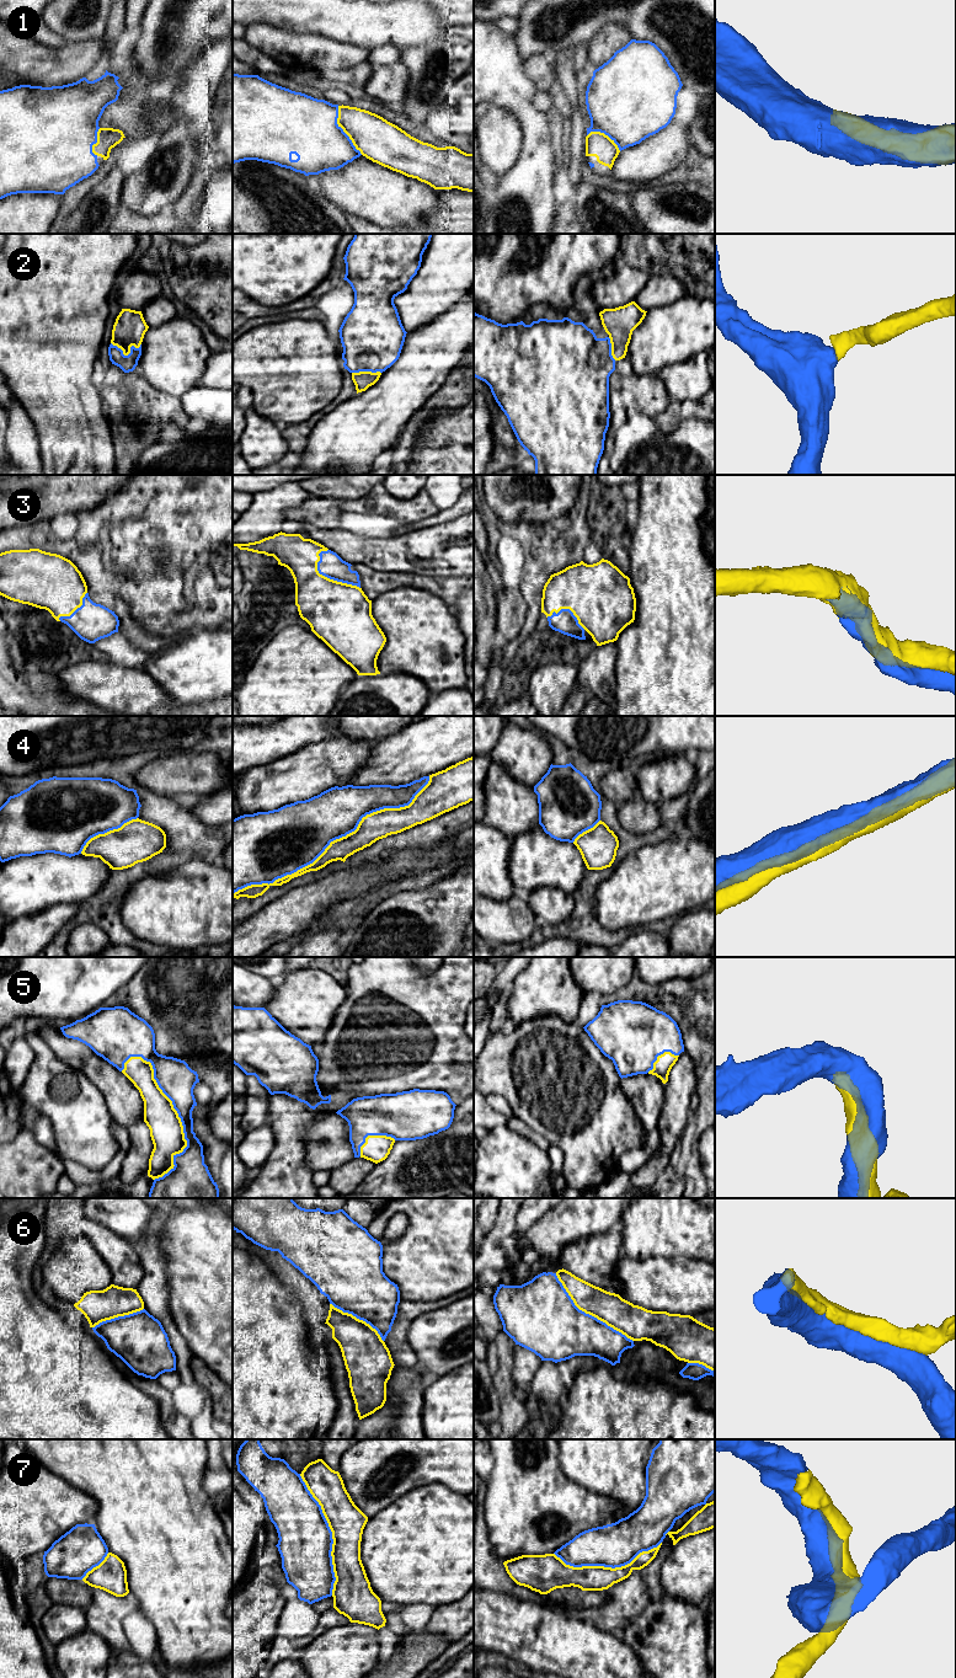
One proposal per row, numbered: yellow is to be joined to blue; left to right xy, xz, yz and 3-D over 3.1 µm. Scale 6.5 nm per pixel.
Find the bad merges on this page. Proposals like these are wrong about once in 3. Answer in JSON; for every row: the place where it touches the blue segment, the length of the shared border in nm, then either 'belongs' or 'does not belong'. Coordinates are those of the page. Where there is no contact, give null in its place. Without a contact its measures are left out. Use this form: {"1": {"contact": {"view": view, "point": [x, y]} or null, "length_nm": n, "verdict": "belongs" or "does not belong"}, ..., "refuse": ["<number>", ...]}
{"1": {"contact": {"view": "xz", "point": [342, 131]}, "length_nm": 360, "verdict": "belongs"}, "2": {"contact": {"view": "xy", "point": [128, 354]}, "length_nm": 200, "verdict": "belongs"}, "3": {"contact": {"view": "xz", "point": [330, 578]}, "length_nm": 360, "verdict": "belongs"}, "4": {"contact": {"view": "xz", "point": [335, 839]}, "length_nm": 1500, "verdict": "belongs"}, "5": {"contact": {"view": "xy", "point": [179, 1116]}, "length_nm": 850, "verdict": "belongs"}, "6": {"contact": {"view": "yz", "point": [588, 1314]}, "length_nm": 700, "verdict": "belongs"}, "7": {"contact": {"view": "xz", "point": [331, 1534]}, "length_nm": 800, "verdict": "belongs"}, "refuse": []}

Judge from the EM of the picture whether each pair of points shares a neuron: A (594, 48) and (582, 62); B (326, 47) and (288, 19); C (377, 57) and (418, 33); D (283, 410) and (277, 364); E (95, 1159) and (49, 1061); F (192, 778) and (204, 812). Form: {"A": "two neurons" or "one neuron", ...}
{"A": "two neurons", "B": "two neurons", "C": "two neurons", "D": "one neuron", "E": "one neuron", "F": "two neurons"}

